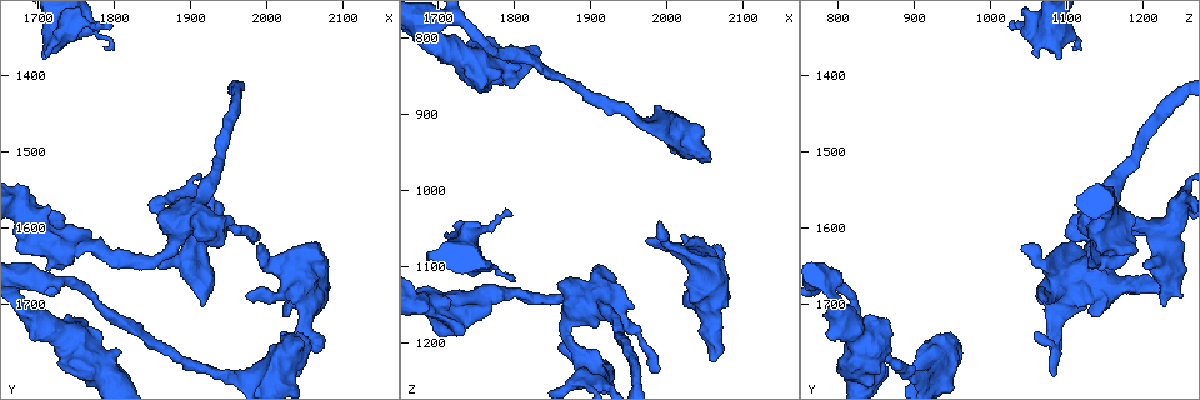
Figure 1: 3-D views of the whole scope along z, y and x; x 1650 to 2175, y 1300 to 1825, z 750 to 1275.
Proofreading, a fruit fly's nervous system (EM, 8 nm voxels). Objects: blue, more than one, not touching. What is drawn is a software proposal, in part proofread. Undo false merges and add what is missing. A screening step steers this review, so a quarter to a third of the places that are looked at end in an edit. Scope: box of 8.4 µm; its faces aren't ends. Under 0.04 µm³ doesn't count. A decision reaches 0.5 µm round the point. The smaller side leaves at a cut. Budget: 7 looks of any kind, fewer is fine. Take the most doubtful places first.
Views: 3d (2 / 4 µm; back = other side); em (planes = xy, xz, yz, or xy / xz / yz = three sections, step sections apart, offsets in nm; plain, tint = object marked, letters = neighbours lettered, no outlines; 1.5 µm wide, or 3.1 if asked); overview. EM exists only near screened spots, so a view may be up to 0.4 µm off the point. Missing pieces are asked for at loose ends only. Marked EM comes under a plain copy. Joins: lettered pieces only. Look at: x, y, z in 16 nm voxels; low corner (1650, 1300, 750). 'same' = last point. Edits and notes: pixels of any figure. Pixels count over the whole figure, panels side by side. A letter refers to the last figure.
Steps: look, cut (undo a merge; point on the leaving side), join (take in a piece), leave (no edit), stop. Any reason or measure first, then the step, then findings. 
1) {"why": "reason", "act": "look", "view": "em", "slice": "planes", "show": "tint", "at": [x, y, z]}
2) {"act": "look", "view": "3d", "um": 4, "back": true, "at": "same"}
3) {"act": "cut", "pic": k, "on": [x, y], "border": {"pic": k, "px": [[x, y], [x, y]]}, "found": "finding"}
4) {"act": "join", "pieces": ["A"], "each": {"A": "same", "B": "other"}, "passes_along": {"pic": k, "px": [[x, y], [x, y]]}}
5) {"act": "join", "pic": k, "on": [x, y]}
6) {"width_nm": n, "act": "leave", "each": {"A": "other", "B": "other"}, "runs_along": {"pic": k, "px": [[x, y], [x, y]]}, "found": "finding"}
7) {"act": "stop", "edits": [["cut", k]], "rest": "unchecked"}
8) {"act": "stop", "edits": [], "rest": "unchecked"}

{"why": "thick end", "act": "look", "view": "em", "slice": "yz", "step": 4, "show": "letters", "at": [2060, 1670, 1220]}

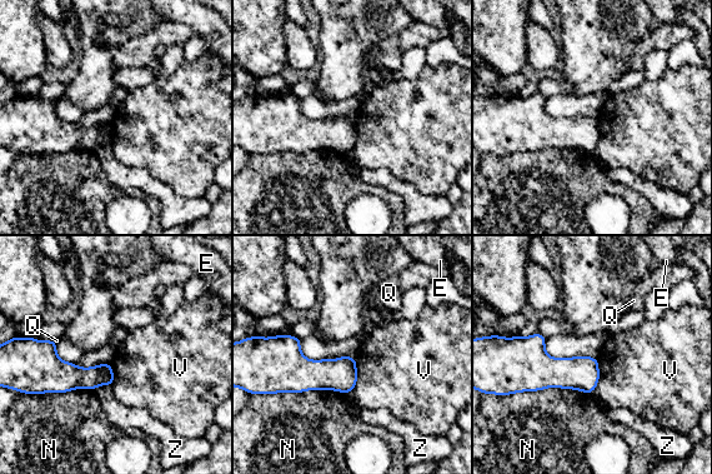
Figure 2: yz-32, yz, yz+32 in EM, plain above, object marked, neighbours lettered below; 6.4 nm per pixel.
{"why": "another direction", "act": "look", "view": "em", "slice": "planes", "show": "letters", "at": "same"}

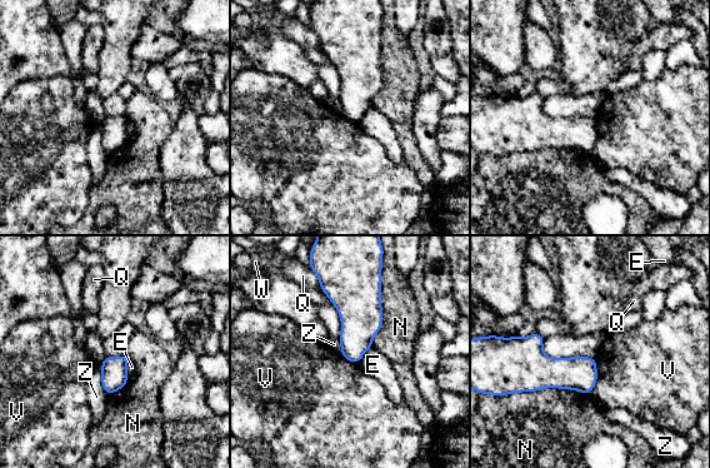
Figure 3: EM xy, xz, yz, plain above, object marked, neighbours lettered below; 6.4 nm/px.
{"act": "leave", "each": {"E": "other", "N": "other", "Q": "other", "V": "other", "W": "other", "Z": "other"}, "border": {"pic": 3, "px": [[596, 359], [596, 383], [590, 392]]}, "found": "none of them fits"}

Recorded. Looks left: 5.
{"why": "free end", "act": "look", "view": "3d", "um": 2, "at": [2075, 1760, 1090]}

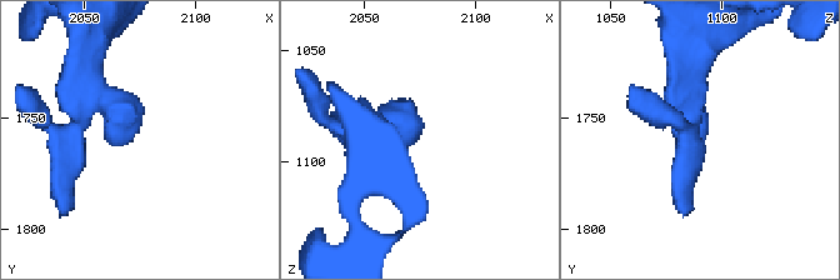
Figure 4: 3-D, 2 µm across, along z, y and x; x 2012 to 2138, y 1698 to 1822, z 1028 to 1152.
{"why": "now the EM", "act": "look", "view": "em", "slice": "planes", "show": "letters", "at": [2074, 1755, 1087]}

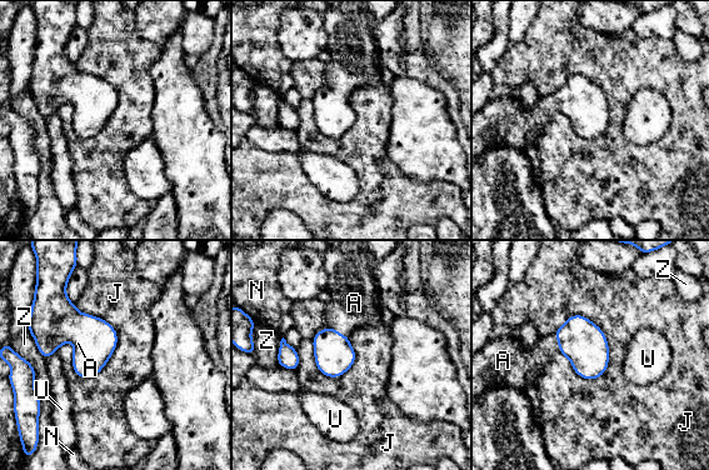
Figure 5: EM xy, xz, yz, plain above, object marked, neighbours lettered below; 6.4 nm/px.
{"act": "join", "pieces": ["A"], "each": {"A": "same", "J": "other", "N": "other", "U": "other", "Z": "other"}, "found": "the cell continues"}

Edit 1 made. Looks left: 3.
{"act": "look", "view": "overview"}

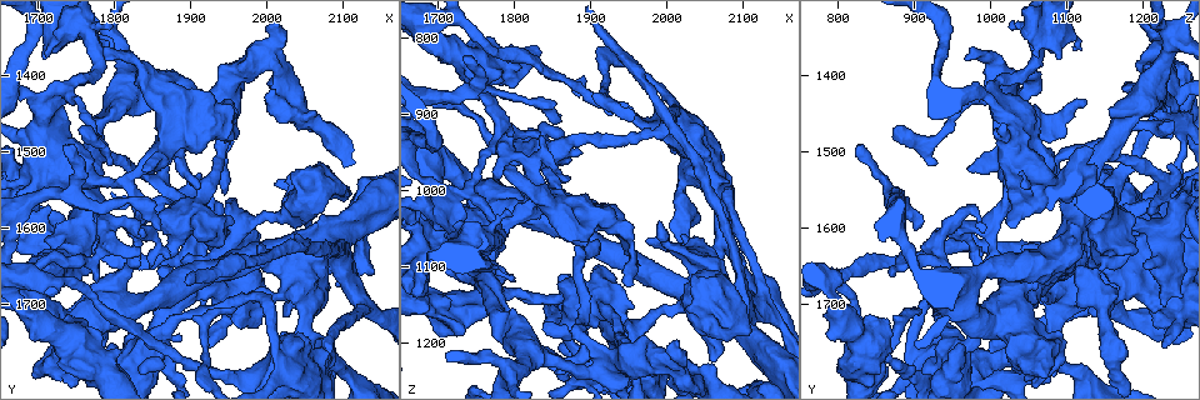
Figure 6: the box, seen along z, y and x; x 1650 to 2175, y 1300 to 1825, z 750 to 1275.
{"why": "branch stops here", "act": "look", "view": "3d", "um": 4, "at": [2050, 1540, 1185]}

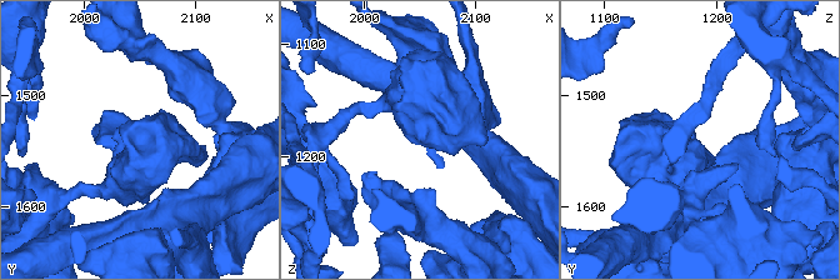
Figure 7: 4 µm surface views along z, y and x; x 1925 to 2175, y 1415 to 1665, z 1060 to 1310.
{"act": "look", "view": "em", "slice": "planes", "show": "letters", "at": [2048, 1544, 1184]}

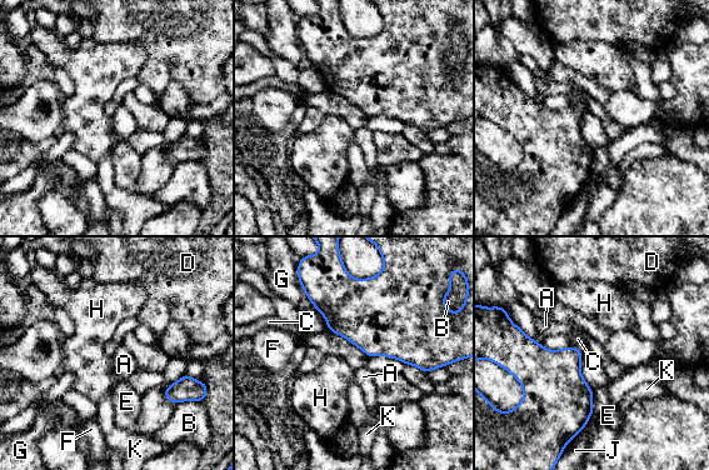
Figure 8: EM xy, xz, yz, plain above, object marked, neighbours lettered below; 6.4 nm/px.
{"act": "leave", "each": {"A": "other", "B": "other", "C": "other", "D": "other", "E": "other", "F": "other", "G": "other", "H": "other", "J": "other", "K": "other"}, "border": {"pic": 8, "px": [[570, 345], [575, 348]]}, "found": "none of them fits"}

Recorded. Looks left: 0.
{"act": "stop", "edits": [["join", 5]], "rest": "unchecked"}

